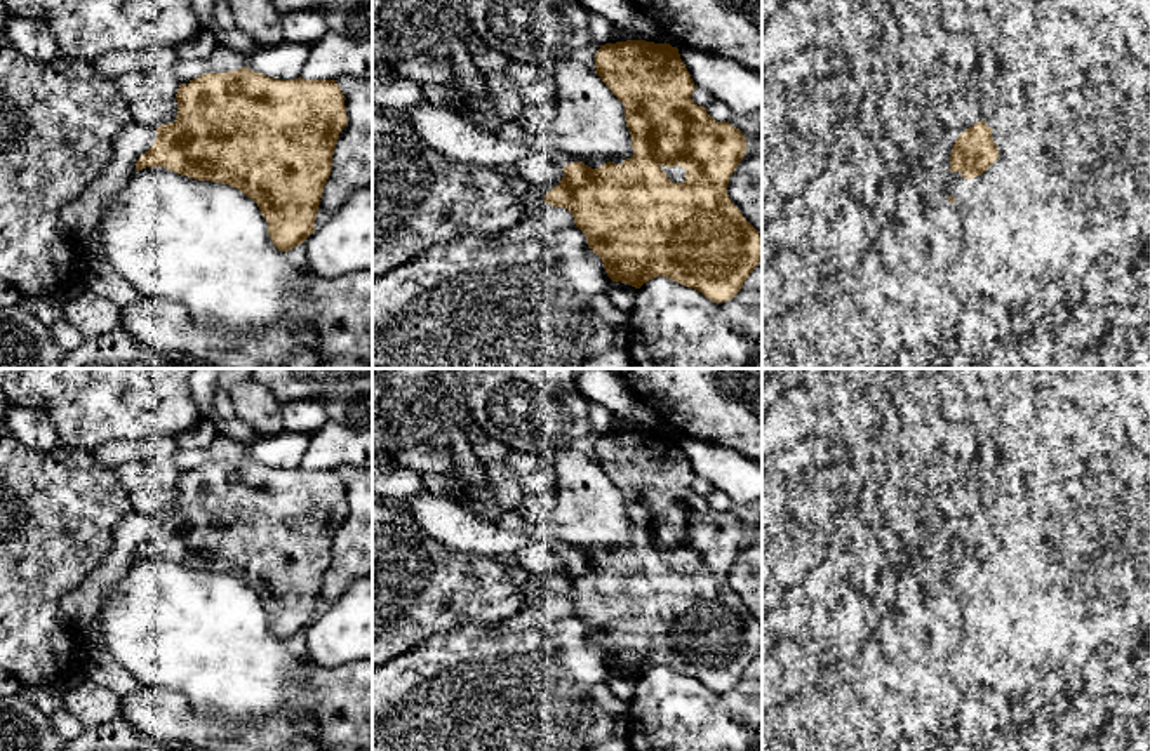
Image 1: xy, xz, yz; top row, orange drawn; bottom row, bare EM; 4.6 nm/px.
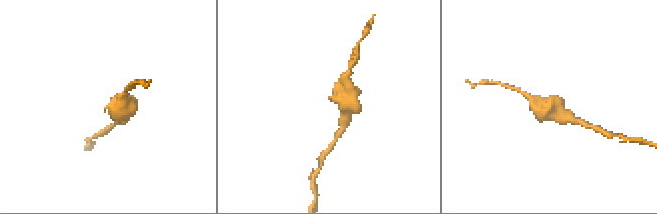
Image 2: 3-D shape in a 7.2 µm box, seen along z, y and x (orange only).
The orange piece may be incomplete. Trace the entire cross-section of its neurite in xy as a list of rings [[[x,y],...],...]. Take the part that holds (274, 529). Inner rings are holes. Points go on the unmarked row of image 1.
[[[249,457],[224,462],[204,462],[181,473],[176,483],[177,506],[157,518],[153,535],[139,546],[136,560],[164,556],[198,570],[233,575],[252,588],[268,612],[273,635],[287,641],[315,621],[324,575],[331,565],[332,544],[348,504],[344,485],[336,469],[277,469]]]

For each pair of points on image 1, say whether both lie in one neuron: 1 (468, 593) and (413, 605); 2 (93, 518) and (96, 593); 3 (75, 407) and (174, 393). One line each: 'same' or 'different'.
1: same
2: different
3: same

